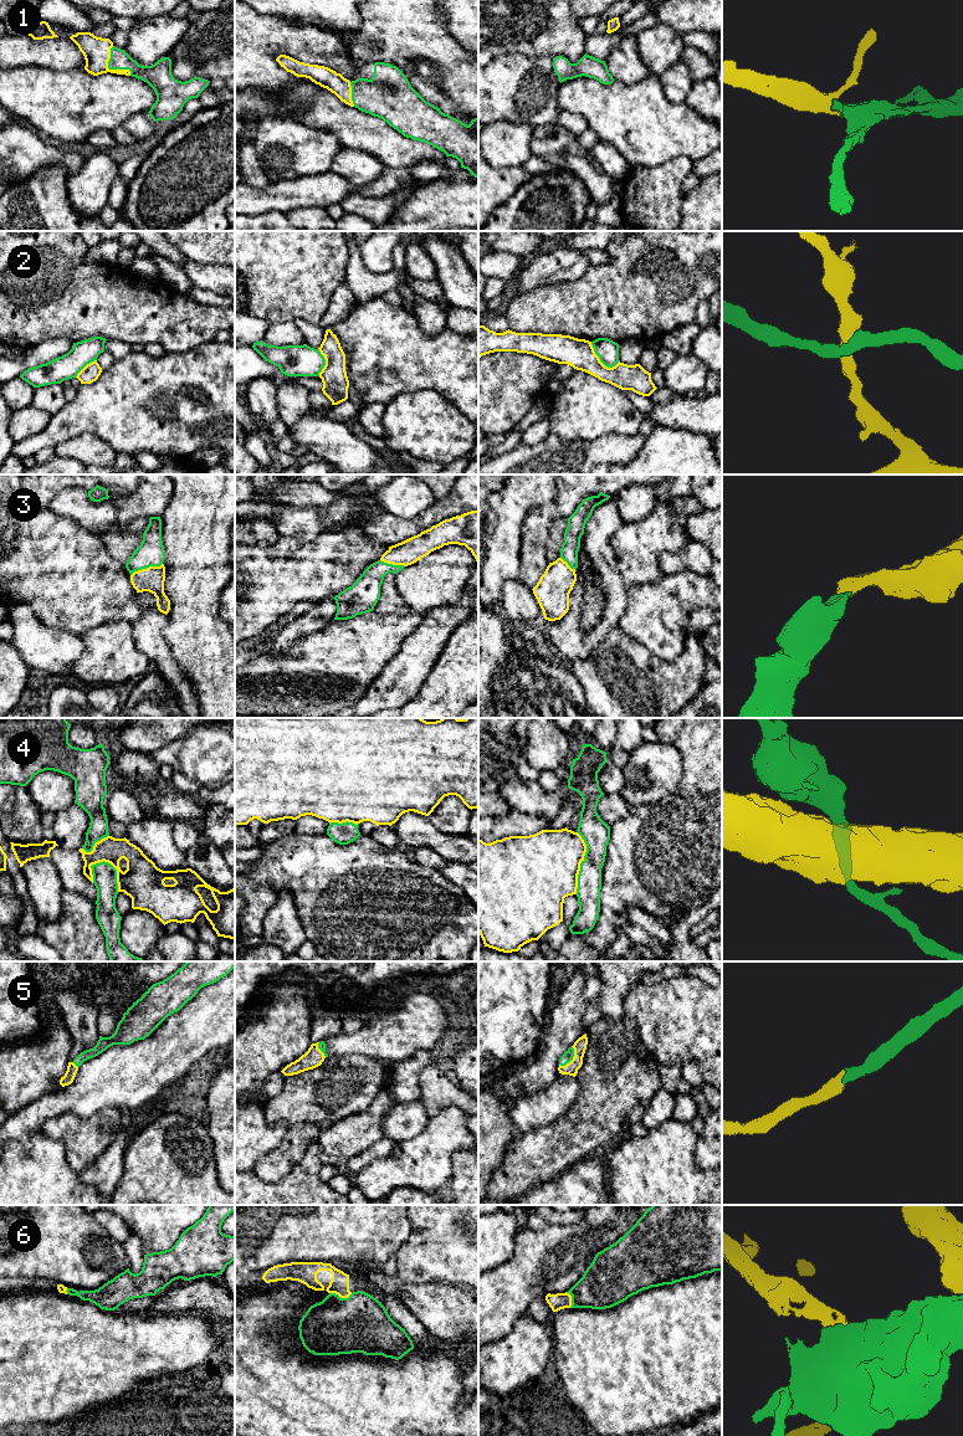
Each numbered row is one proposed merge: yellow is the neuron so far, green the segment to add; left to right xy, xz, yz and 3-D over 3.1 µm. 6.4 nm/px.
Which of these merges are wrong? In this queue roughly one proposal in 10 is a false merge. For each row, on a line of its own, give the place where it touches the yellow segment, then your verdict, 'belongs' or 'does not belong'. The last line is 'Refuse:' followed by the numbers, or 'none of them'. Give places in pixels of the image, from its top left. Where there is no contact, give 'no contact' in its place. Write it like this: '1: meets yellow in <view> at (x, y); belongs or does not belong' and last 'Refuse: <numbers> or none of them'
1: meets yellow in xy at (111, 70); belongs
2: meets yellow in yz at (599, 360); does not belong
3: meets yellow in xy at (147, 568); belongs
4: meets yellow in xy at (113, 866); does not belong
5: meets yellow in yz at (573, 1058); belongs
6: meets yellow in xz at (341, 1297); belongs
Refuse: 2, 4

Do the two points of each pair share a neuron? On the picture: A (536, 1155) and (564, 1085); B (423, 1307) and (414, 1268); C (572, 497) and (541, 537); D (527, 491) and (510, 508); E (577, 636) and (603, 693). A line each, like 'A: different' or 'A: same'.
A: different
B: different
C: same
D: same
E: different

